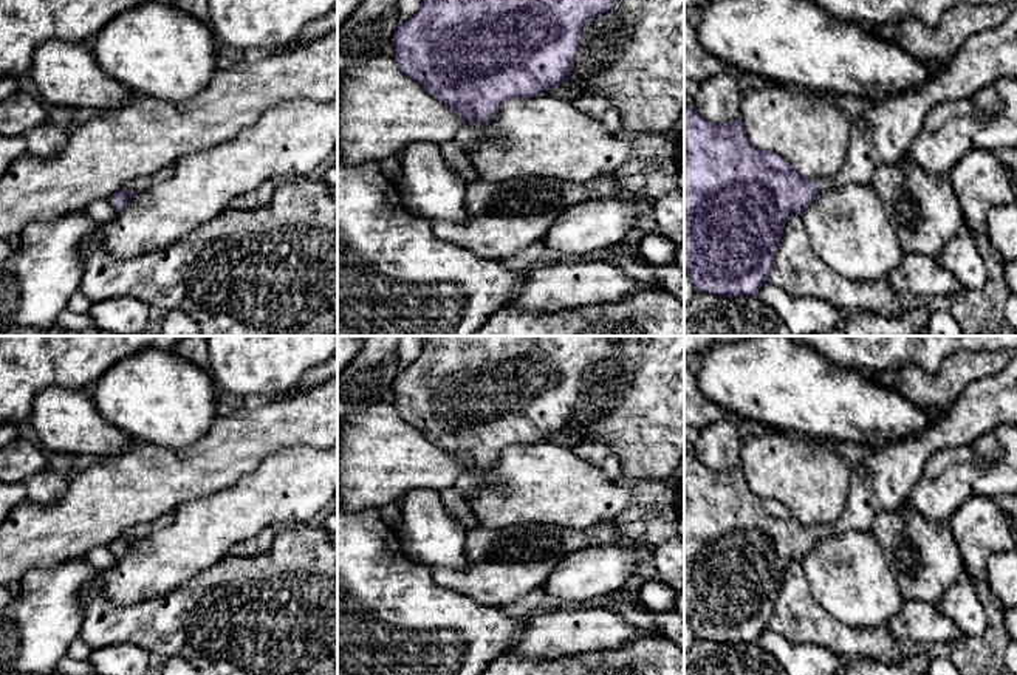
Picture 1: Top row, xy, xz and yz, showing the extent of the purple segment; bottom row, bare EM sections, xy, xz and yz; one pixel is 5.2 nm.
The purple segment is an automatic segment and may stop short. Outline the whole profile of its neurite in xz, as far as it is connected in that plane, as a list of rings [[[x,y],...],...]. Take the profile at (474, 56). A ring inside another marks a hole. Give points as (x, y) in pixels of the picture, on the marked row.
[[[423,0],[418,12],[396,28],[392,39],[393,57],[406,76],[464,118],[466,124],[454,141],[467,155],[485,141],[486,124],[503,104],[514,98],[534,98],[570,79],[585,26],[616,3],[618,0]]]

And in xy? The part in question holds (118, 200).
[[[128,183],[118,192],[108,197],[110,204],[119,211],[122,209],[144,186],[146,183]]]

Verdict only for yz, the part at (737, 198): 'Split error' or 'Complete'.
Split error

